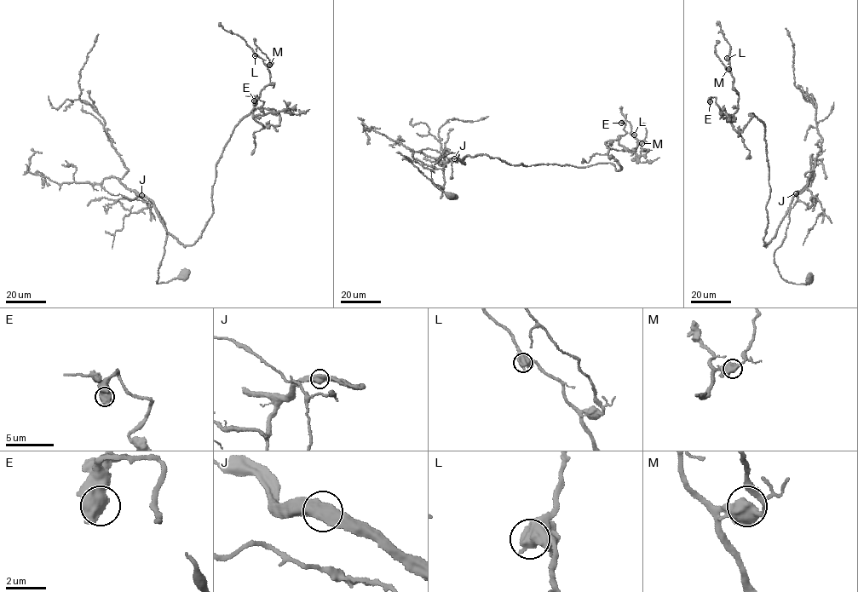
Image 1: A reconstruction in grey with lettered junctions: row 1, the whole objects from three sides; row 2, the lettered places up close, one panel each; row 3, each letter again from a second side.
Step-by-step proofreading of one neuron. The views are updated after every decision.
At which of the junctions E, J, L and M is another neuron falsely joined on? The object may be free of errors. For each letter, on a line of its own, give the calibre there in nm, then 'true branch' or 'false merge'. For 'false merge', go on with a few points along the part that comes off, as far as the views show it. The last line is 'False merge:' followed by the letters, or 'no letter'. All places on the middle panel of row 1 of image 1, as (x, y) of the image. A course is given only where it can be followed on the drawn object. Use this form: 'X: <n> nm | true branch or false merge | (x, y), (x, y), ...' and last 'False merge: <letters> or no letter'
E: 650 nm | true branch
J: 650 nm | true branch
L: 600 nm | true branch
M: 650 nm | true branch
False merge: no letter

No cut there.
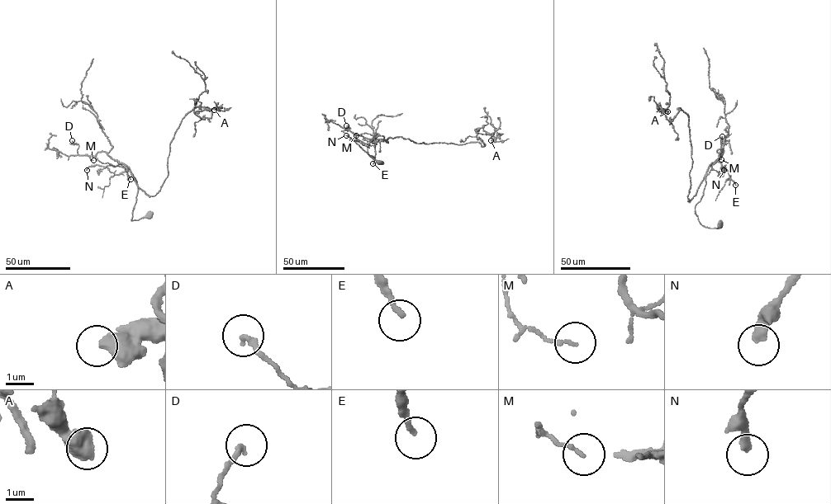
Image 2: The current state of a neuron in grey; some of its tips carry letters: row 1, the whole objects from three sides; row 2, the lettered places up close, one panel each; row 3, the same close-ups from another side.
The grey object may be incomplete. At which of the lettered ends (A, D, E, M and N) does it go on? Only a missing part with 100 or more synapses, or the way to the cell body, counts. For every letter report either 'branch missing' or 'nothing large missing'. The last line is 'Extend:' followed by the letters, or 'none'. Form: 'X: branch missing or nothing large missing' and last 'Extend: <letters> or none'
A: nothing large missing
D: nothing large missing
E: nothing large missing
M: nothing large missing
N: nothing large missing
Extend: none

